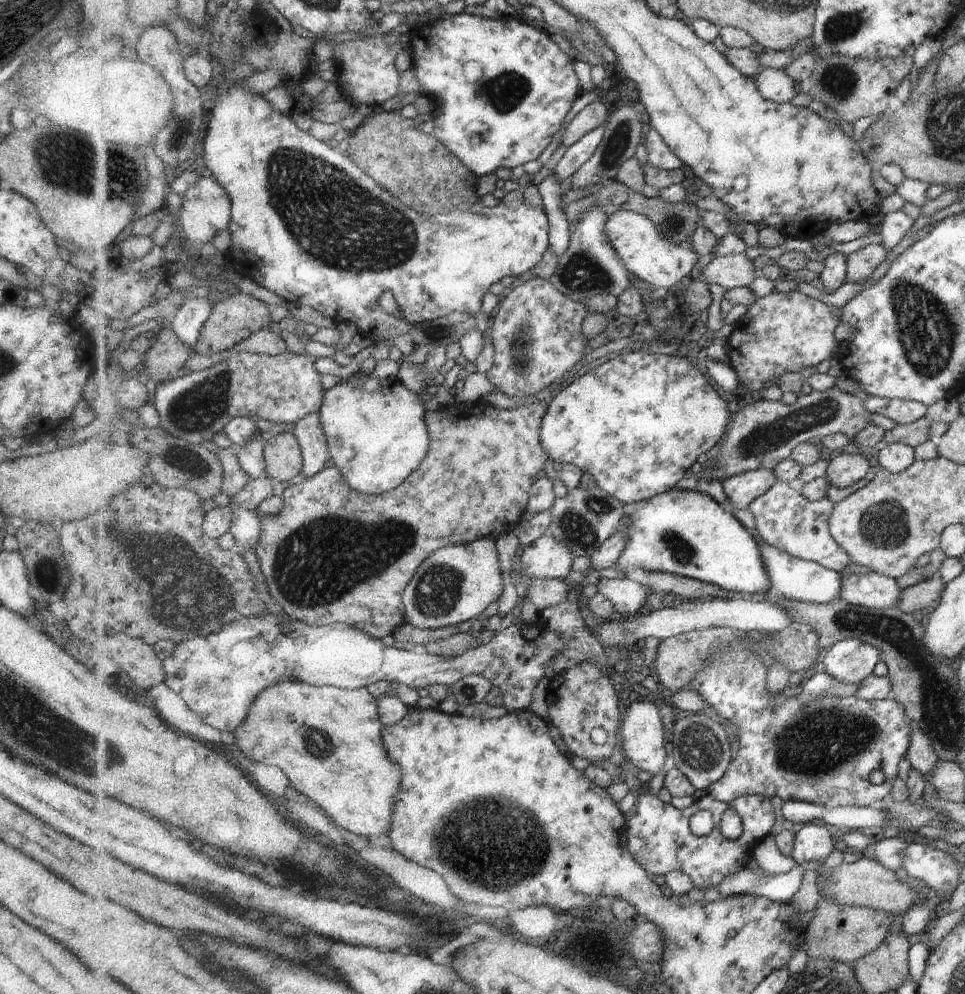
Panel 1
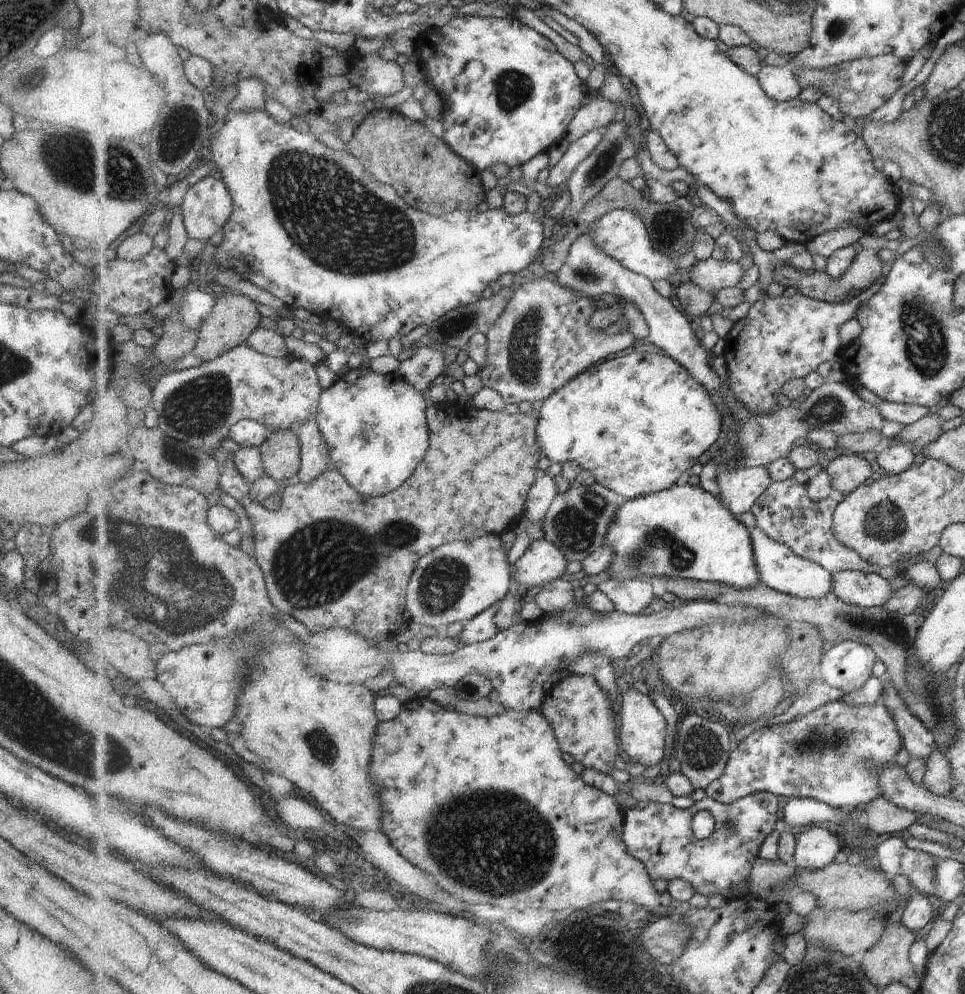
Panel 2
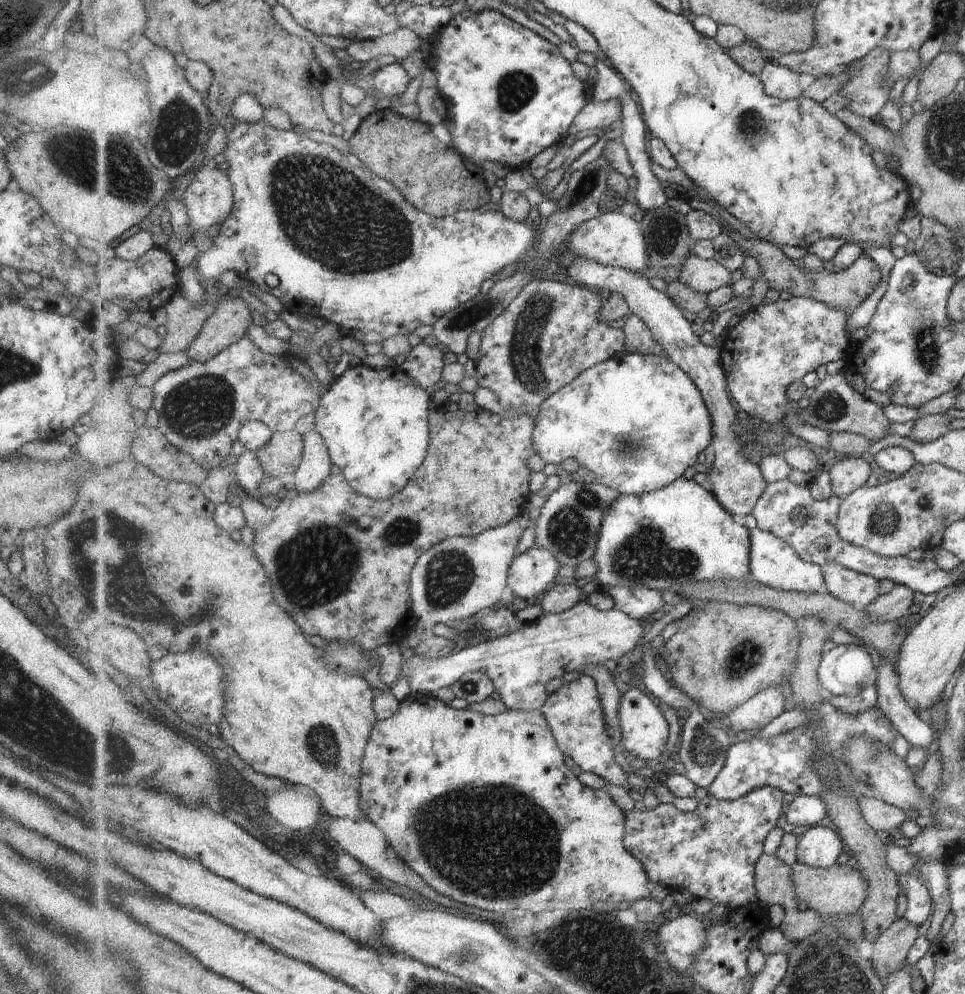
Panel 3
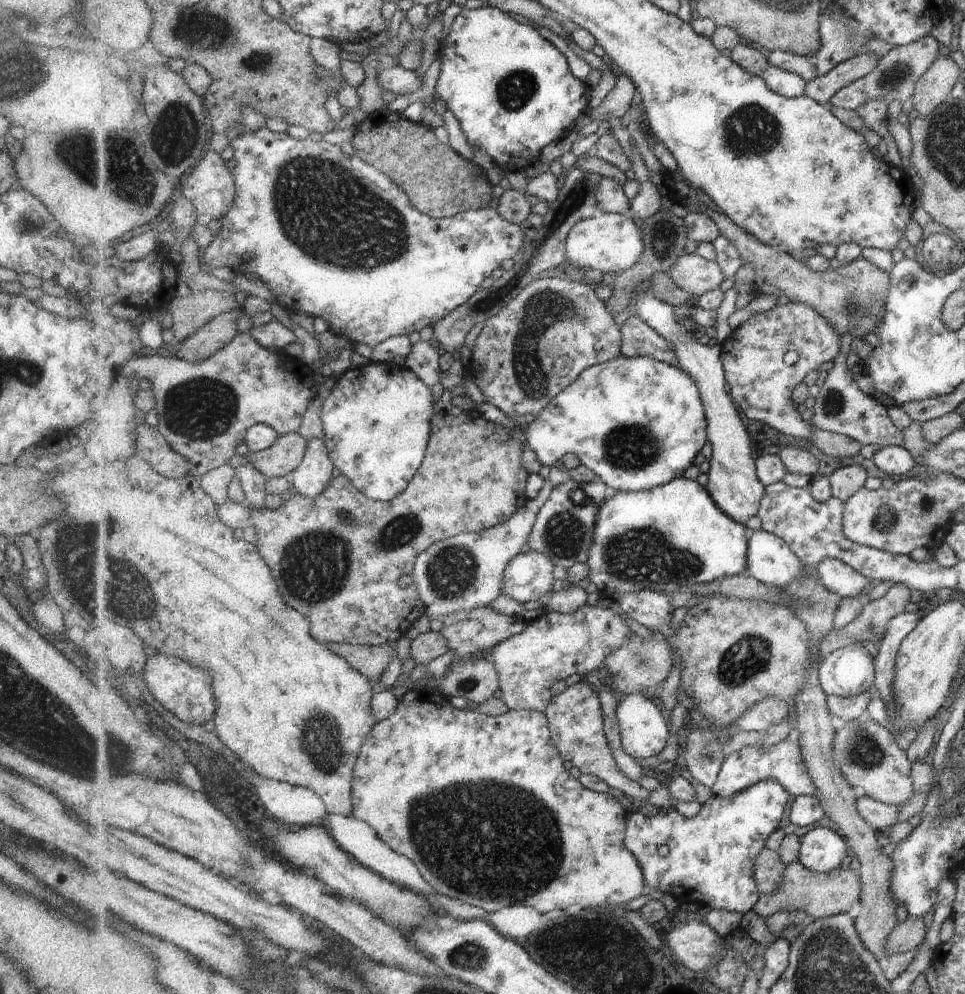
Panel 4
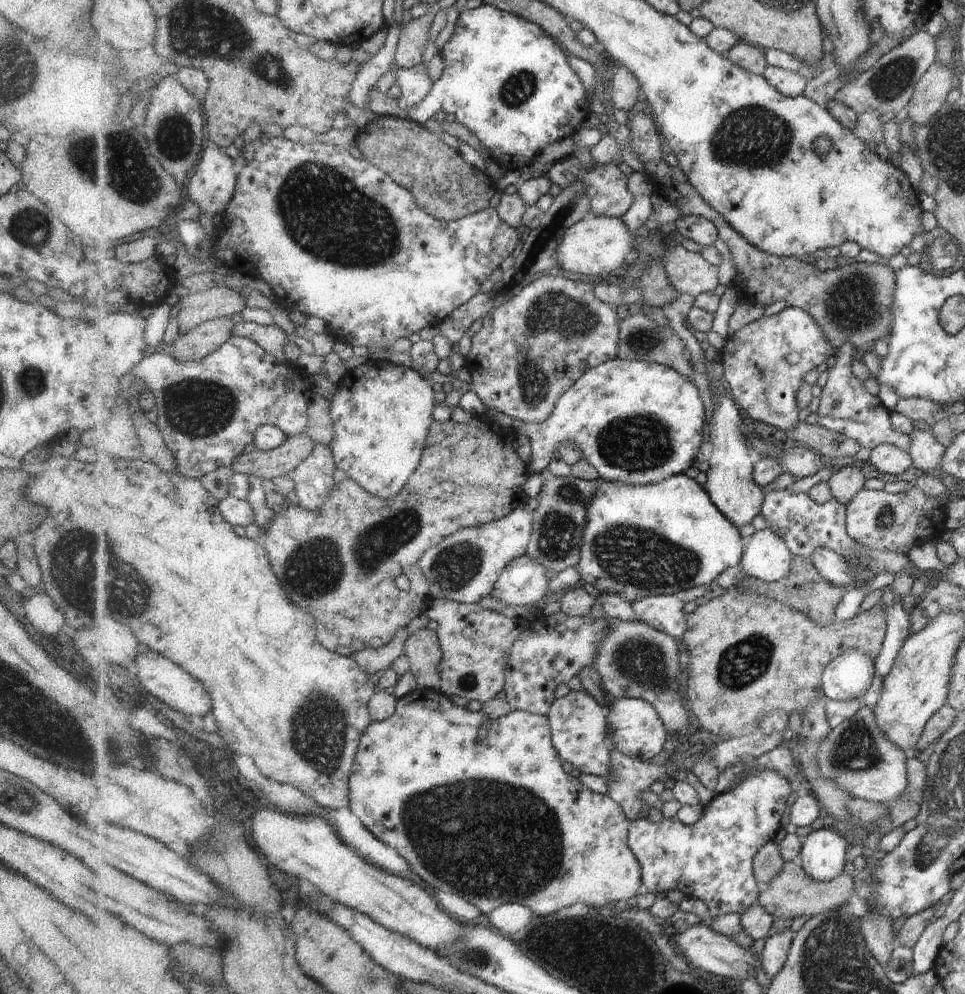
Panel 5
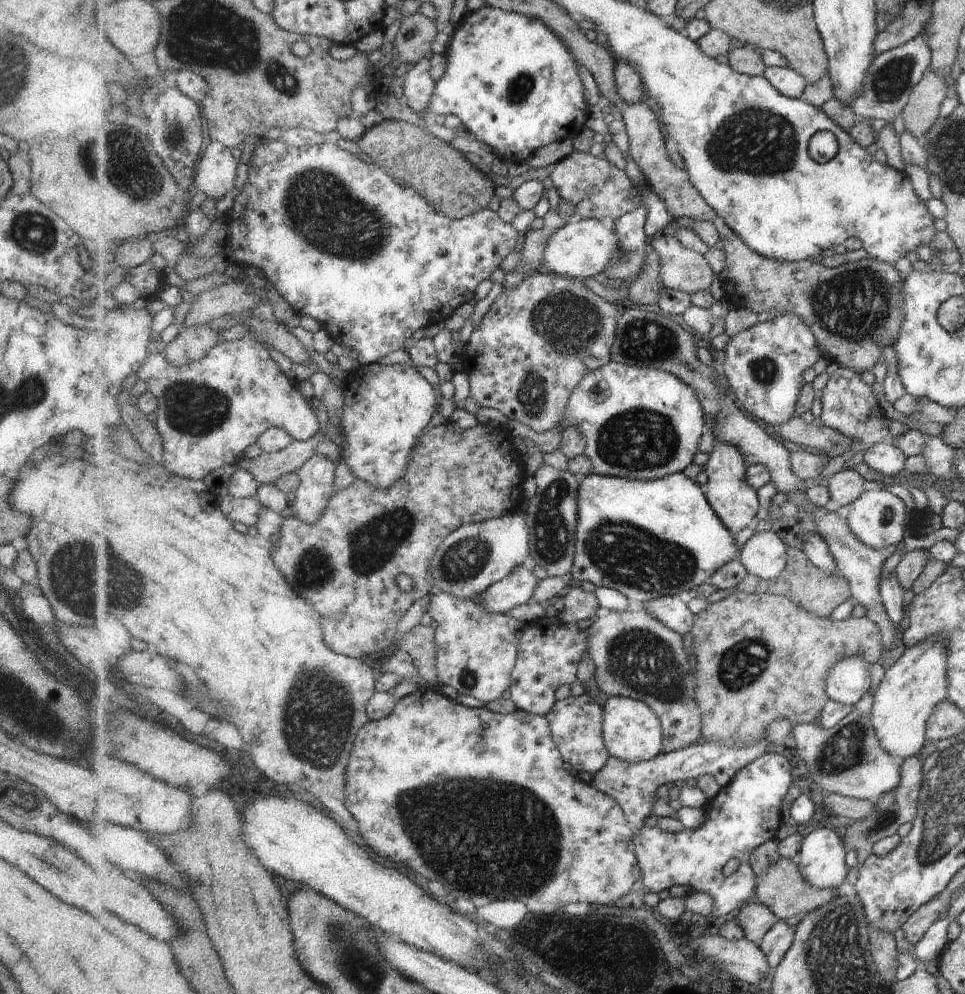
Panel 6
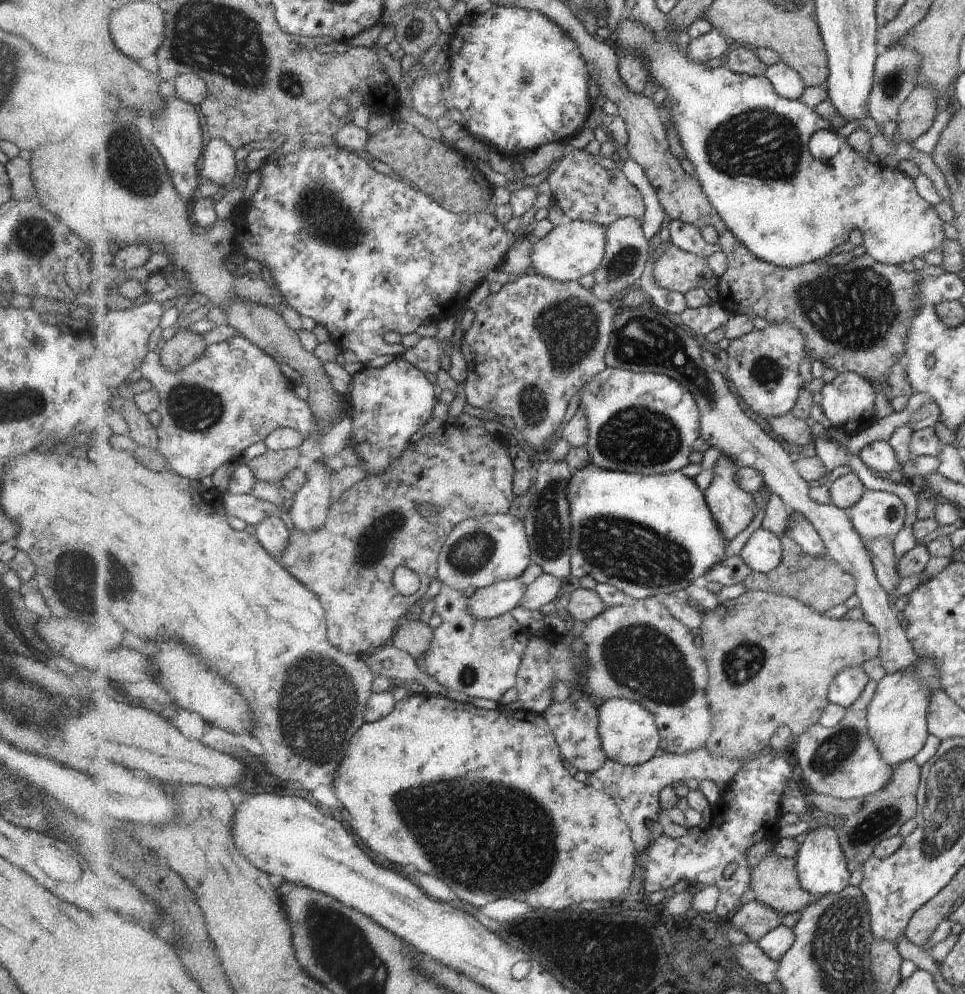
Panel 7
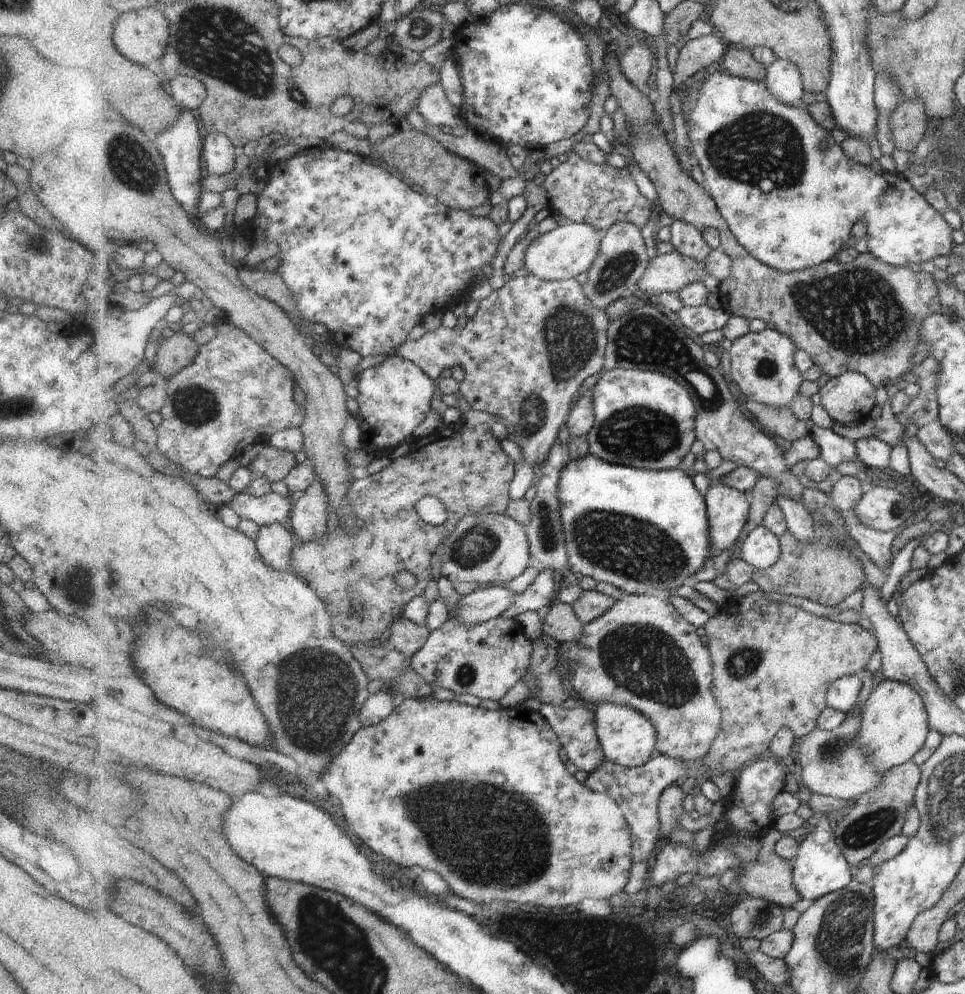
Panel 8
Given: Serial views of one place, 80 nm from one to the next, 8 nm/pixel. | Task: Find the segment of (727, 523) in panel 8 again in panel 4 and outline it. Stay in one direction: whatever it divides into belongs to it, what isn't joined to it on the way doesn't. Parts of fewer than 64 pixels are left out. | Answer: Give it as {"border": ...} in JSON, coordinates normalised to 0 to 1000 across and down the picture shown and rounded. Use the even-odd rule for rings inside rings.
{"border":[[[675,292],[665,295],[657,293],[657,299],[660,300],[654,301],[652,309],[659,312],[660,317],[697,347],[706,371],[718,379],[727,395],[728,410],[733,419],[733,441],[738,449],[734,486],[731,490],[749,515],[773,528],[785,519],[790,501],[794,498],[794,489],[787,483],[783,463],[778,460],[778,441],[768,424],[768,412],[756,394],[753,394],[748,347],[724,346],[716,336],[717,327],[707,327],[701,319],[699,309],[690,302],[681,300]]]}

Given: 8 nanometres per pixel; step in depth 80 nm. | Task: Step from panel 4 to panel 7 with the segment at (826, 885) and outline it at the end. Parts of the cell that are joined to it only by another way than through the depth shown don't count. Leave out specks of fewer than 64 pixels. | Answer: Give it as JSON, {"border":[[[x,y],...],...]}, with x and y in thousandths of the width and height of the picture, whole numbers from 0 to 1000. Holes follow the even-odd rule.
{"border":[[[801,855],[791,863],[787,871],[780,874],[779,893],[784,908],[803,914],[809,921],[829,916],[832,911],[836,913],[840,908],[849,905],[849,901],[836,897],[831,892],[827,882],[825,864],[810,862]]]}

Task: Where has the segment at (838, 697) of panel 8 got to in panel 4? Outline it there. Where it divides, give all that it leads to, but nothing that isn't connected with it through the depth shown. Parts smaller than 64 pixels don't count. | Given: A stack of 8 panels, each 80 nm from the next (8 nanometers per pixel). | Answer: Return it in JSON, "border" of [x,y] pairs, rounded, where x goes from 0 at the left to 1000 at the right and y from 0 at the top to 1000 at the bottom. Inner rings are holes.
{"border":[[[882,649],[857,658],[849,670],[850,687],[856,699],[887,701],[908,685],[908,668],[894,649]]]}

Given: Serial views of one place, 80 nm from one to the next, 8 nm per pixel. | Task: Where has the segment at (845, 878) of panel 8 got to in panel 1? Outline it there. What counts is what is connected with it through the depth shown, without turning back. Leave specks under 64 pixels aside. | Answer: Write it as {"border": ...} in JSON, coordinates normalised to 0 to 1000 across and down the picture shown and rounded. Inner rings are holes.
{"border":[[[835,829],[825,839],[822,863],[828,870],[852,868],[861,861],[863,855],[870,853],[865,841],[851,829]]]}

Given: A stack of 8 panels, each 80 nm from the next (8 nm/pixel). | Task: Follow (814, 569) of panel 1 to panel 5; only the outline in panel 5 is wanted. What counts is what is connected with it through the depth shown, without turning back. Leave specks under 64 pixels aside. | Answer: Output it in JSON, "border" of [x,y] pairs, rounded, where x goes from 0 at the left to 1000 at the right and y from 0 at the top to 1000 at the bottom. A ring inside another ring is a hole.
{"border":[[[795,531],[772,541],[768,567],[772,578],[793,586],[815,582],[821,570],[822,557],[815,544]]]}

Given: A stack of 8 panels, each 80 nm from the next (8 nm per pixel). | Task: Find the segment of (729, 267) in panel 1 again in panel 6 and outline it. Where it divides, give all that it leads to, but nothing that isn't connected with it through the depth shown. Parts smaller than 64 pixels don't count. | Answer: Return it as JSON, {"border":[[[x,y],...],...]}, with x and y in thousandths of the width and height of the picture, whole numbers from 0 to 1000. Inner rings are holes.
{"border":[[[681,236],[675,240],[685,259],[684,282],[689,289],[719,297],[733,293],[743,280],[731,257],[710,249],[695,236]]]}

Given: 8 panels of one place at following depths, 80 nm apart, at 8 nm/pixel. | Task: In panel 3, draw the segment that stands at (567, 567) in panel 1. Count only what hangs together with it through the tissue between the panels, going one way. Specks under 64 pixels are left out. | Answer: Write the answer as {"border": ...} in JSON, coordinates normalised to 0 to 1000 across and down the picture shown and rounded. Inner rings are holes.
{"border":[[[552,549],[536,558],[528,571],[527,596],[549,607],[556,605],[580,581],[581,566],[567,552]]]}

